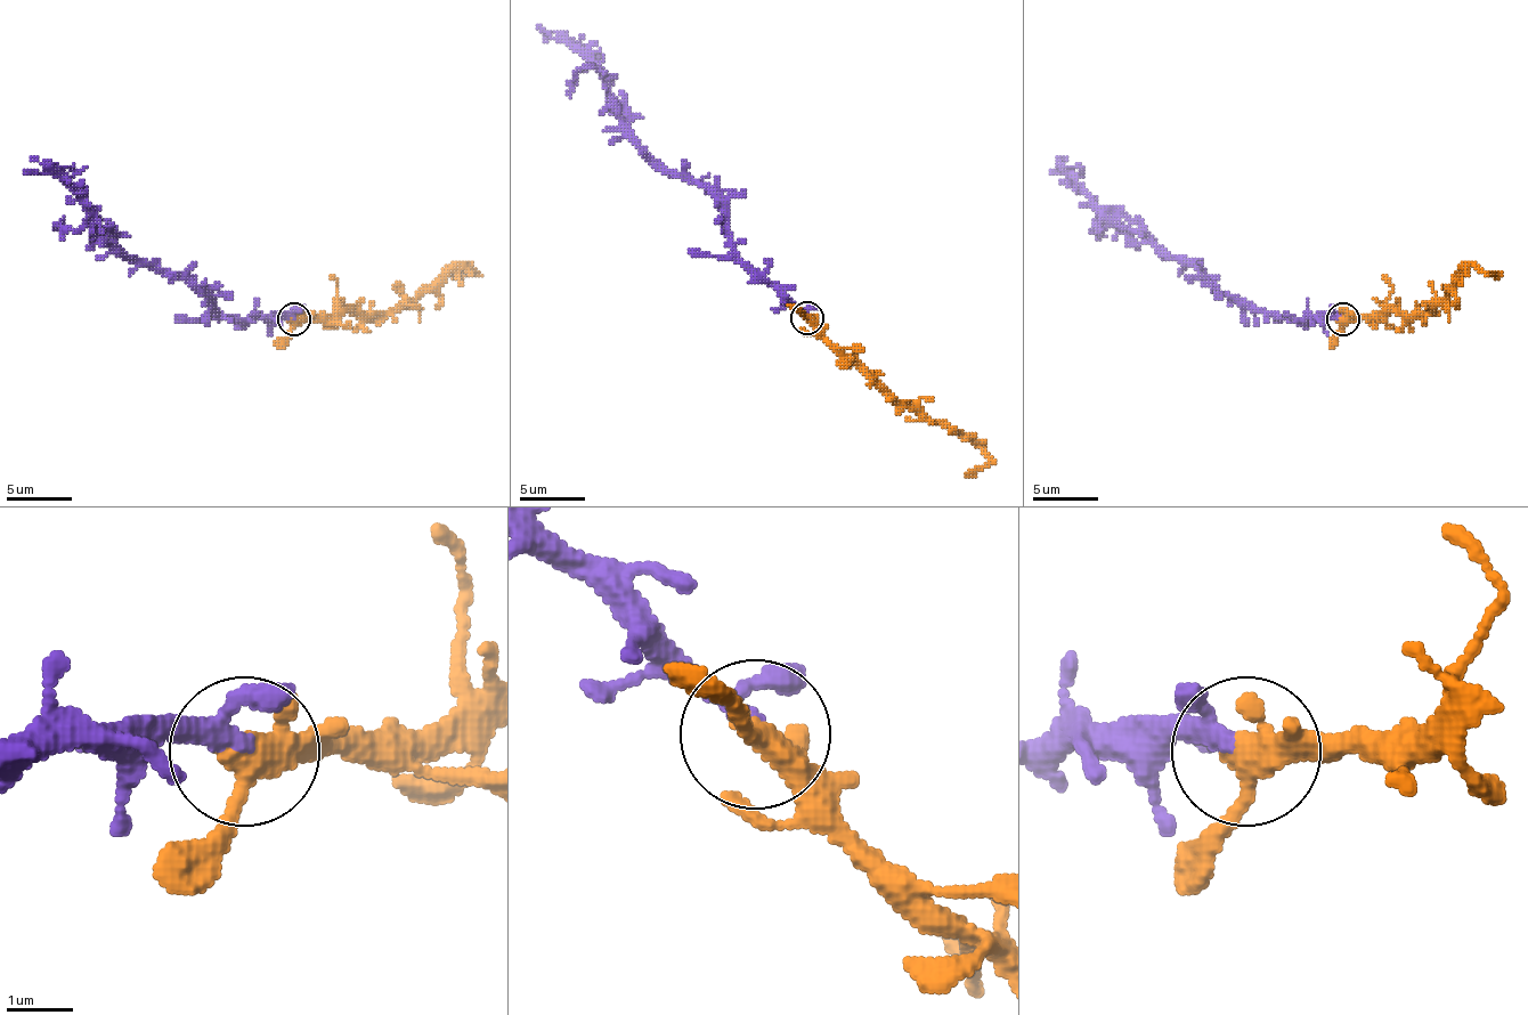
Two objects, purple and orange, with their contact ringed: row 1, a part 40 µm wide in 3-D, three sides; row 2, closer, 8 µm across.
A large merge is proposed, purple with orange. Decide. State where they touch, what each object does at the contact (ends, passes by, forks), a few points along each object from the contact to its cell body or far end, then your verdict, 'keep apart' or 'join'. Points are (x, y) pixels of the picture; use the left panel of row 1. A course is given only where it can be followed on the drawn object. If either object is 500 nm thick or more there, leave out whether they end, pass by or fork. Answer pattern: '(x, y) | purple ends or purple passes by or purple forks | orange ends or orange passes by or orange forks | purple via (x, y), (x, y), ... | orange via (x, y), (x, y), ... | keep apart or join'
(293, 319) | purple passes by | orange forks | purple via (294, 318), (225, 318), (192, 285), (129, 259), (96, 216), (57, 177), (24, 170) | orange via (294, 318), (383, 315), (406, 308), (423, 292), (436, 289), (465, 266), (476, 273), (453, 275) | join

